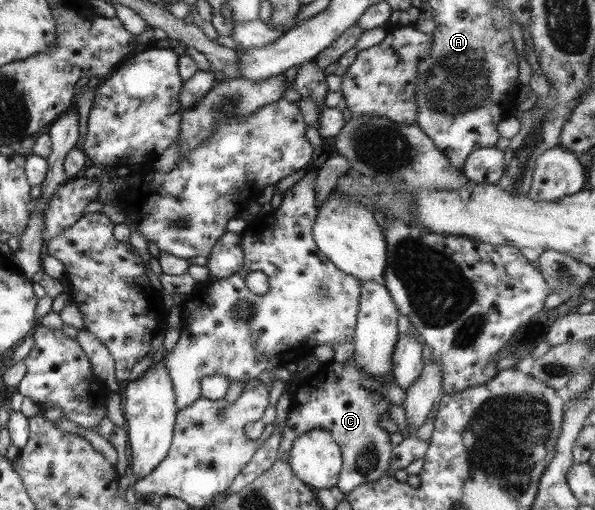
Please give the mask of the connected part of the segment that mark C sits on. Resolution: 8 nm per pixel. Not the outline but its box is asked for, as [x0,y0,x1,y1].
[277,356,391,494]

